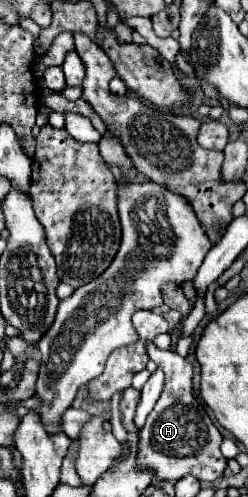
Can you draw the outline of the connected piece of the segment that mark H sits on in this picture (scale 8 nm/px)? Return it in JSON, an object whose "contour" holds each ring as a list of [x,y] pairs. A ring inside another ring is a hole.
{"contour":[[[152,341],[146,343],[146,353],[164,369],[166,387],[142,427],[136,463],[140,467],[152,467],[156,477],[164,481],[178,481],[184,475],[194,475],[200,481],[216,481],[226,469],[226,459],[220,453],[222,435],[194,397],[192,365],[176,351],[162,351]]]}

